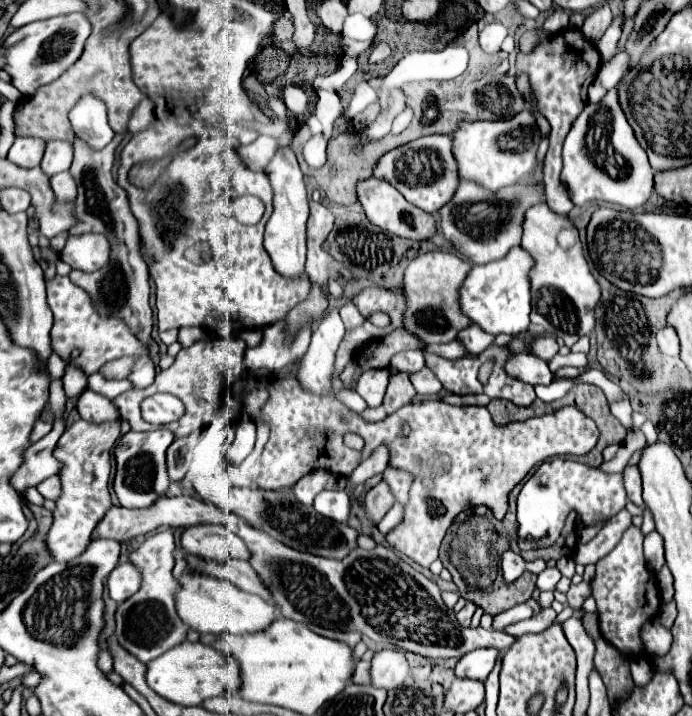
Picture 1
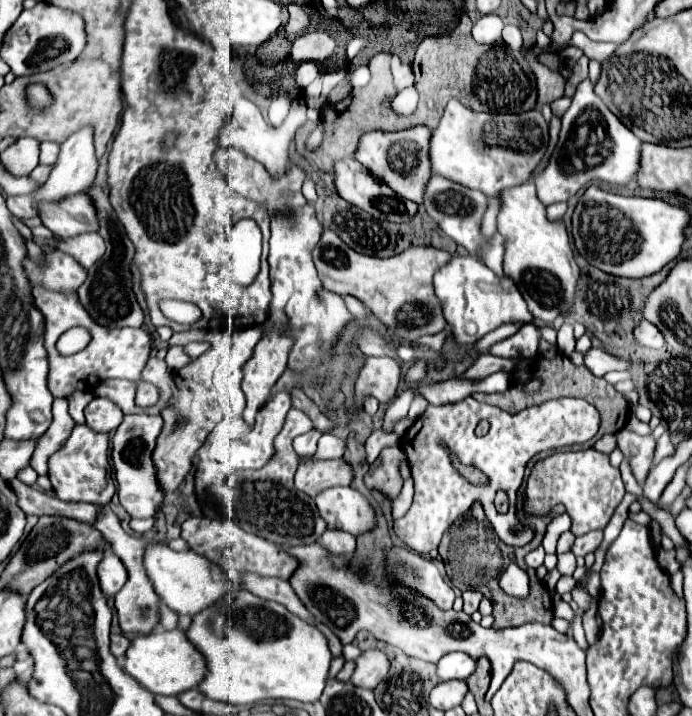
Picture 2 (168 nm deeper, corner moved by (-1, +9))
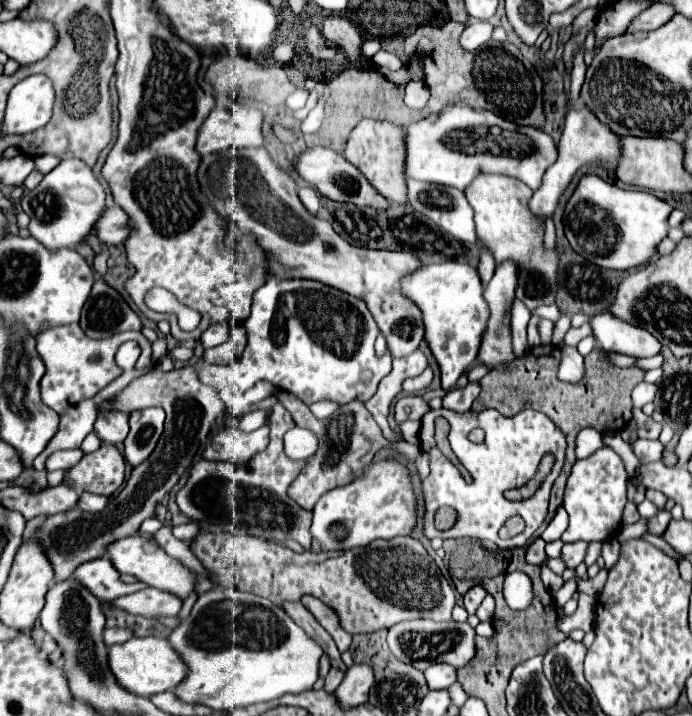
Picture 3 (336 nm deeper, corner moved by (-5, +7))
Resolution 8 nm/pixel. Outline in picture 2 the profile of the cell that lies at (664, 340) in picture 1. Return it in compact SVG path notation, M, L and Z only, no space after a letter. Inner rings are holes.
M643 320L643 322L637 326L635 338L637 338L637 342L639 342L641 346L645 346L645 348L661 348L661 346L665 346L665 338L663 338L661 330L659 330L657 326L653 326L651 322L647 322L647 320Z

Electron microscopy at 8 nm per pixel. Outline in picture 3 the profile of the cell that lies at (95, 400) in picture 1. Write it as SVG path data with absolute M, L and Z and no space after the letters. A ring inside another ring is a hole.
M99 412L97 422L95 422L95 434L105 442L105 444L121 444L127 434L129 434L129 416L121 412Z

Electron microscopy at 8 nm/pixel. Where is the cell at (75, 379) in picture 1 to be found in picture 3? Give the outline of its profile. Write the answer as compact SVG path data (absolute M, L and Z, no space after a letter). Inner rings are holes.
M92 431L85 437L85 440L83 440L80 448L84 453L90 453L97 450L101 444L102 441L98 438L95 432Z

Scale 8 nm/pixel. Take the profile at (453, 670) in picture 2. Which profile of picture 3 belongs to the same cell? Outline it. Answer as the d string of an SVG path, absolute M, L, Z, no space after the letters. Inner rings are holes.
M433 664L423 674L425 674L429 690L445 690L457 680L455 668L449 666L449 664Z

